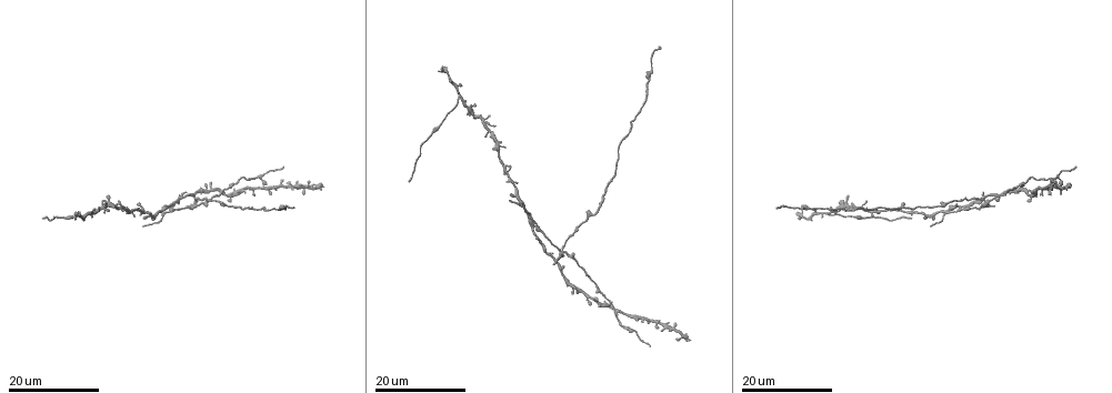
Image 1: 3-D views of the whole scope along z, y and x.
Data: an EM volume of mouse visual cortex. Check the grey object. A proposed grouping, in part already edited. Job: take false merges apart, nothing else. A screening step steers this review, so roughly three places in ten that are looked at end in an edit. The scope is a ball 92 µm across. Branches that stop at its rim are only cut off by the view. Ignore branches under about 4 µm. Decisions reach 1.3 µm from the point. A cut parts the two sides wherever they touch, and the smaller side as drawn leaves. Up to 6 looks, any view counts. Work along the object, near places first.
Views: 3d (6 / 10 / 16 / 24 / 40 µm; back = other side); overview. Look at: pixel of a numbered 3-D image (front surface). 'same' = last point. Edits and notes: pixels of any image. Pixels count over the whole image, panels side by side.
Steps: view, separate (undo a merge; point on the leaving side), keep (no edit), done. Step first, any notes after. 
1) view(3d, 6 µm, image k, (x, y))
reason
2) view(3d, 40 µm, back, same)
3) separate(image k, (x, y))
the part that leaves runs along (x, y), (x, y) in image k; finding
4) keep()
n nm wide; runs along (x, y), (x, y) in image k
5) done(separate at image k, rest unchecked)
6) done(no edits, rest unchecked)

view(3d, 16 µm, image 1, (481, 122))
four arms meet

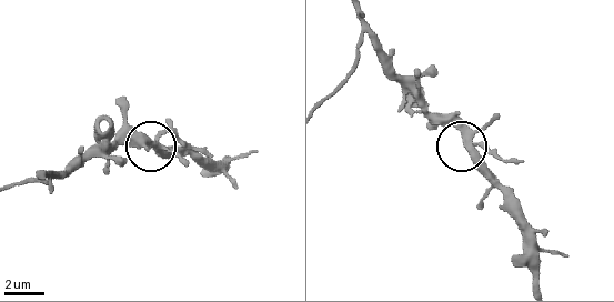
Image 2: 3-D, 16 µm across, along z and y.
view(3d, 6 µm, image 2, (469, 140))

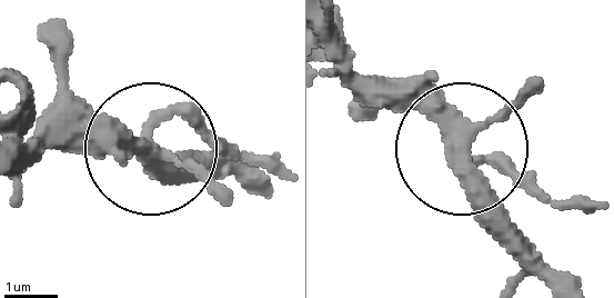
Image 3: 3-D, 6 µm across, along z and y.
keep()
runs along (247, 190), (189, 177), (158, 129), (180, 116), (269, 156) in image 3; one cell here

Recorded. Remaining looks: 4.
view(3d, 24 µm, image 1, (163, 216))
thin arm on a thick one

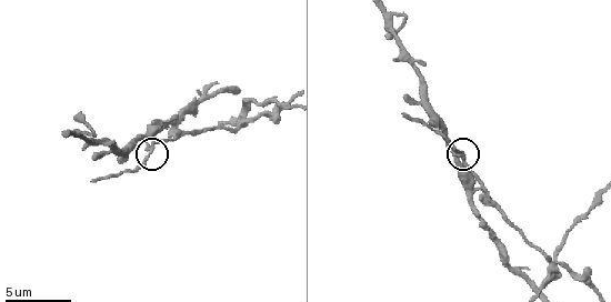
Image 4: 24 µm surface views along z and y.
view(3d, 6 µm, image 4, (459, 153))

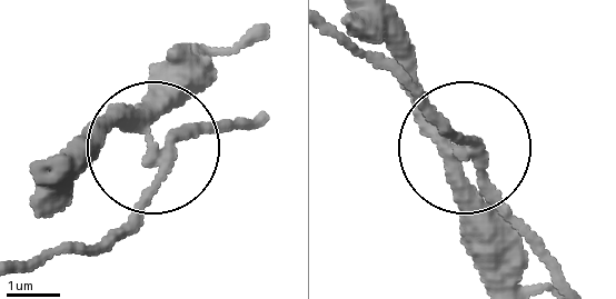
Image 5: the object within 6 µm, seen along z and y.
separate(image 5, (129, 223))
250 nm wide; the part that leaves runs along (166, 160), (170, 143), (241, 121) in image 5; two cells meet here

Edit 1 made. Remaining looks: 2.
done(separate at image 5, rest unchecked)

